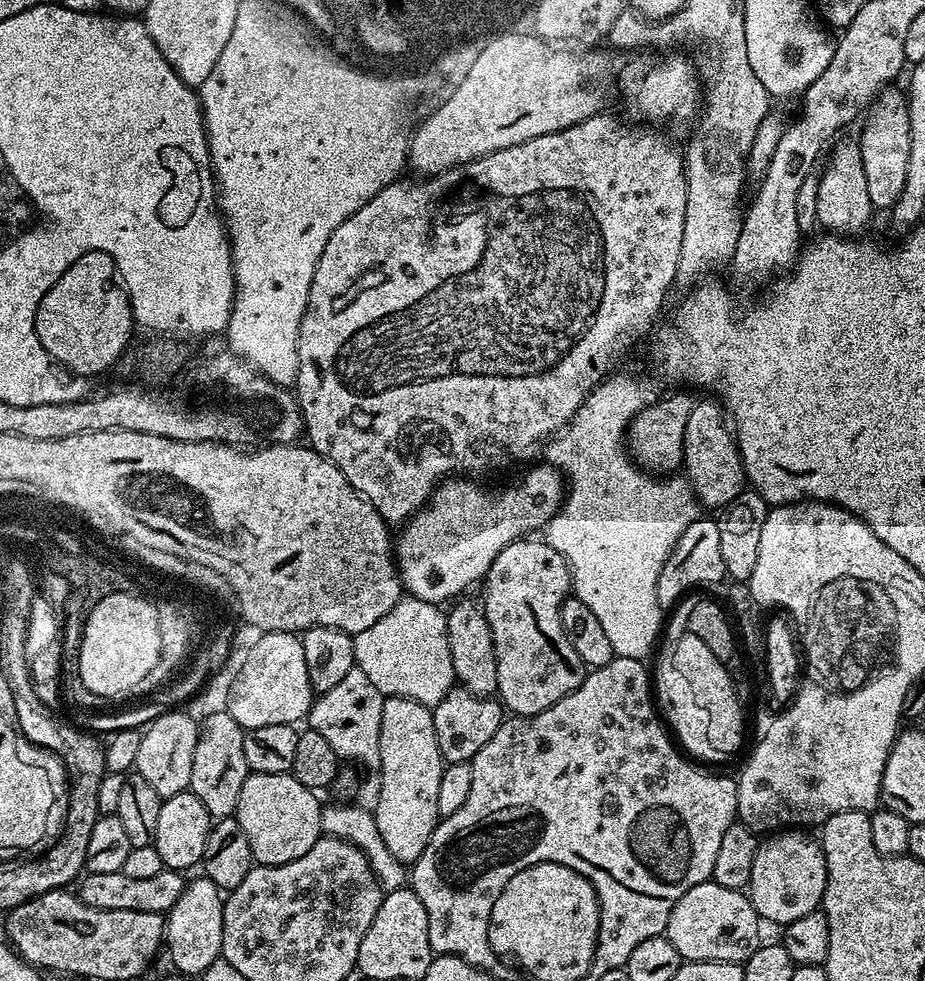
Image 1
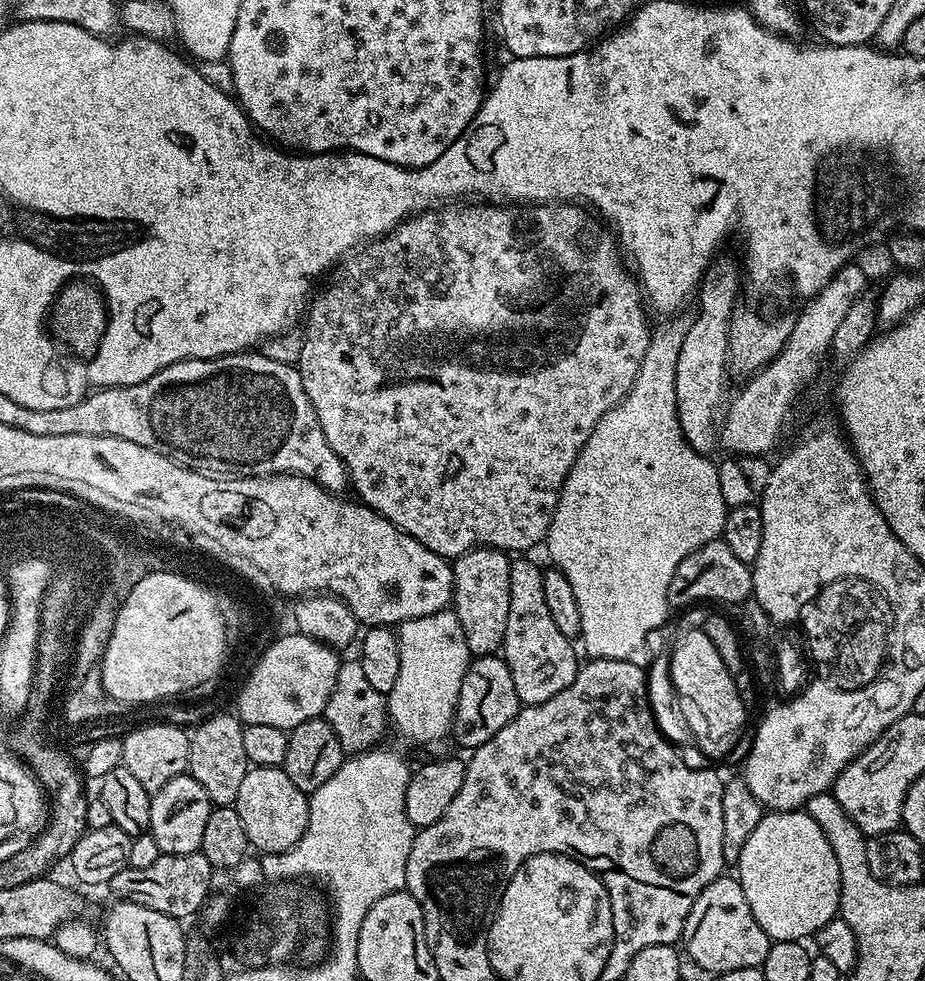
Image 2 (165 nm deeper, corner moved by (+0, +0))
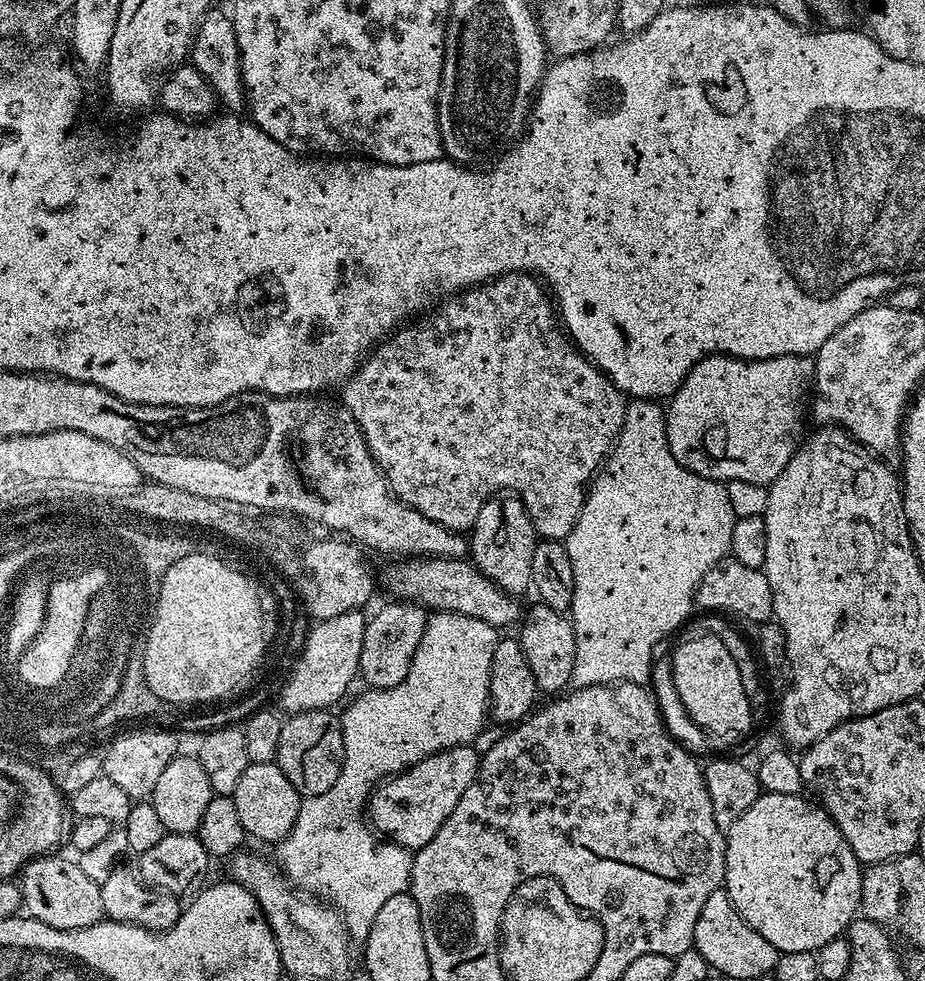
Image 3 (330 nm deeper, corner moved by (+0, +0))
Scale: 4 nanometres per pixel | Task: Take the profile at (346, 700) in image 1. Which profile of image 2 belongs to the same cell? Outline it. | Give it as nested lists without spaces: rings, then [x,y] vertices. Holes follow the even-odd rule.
[[[345,659],[339,668],[334,690],[324,707],[324,719],[330,722],[331,728],[338,736],[345,753],[365,752],[375,747],[388,730],[388,707],[385,695],[368,683],[359,659]]]

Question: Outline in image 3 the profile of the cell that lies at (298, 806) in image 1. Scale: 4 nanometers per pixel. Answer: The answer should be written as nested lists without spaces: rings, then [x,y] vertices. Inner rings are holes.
[[[275,762],[271,764],[249,764],[248,769],[238,778],[238,786],[231,795],[234,806],[238,806],[238,819],[242,821],[245,833],[256,840],[265,840],[275,845],[285,840],[298,818],[301,794],[290,786],[290,778],[282,774]]]

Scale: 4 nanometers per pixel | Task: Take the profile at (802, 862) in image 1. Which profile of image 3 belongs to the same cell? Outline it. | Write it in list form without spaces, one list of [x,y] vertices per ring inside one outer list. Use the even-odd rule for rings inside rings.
[[[761,791],[754,806],[734,822],[724,841],[722,887],[740,917],[779,953],[817,952],[826,942],[841,939],[860,912],[864,877],[860,859],[850,850],[826,809],[804,799],[803,795]]]

